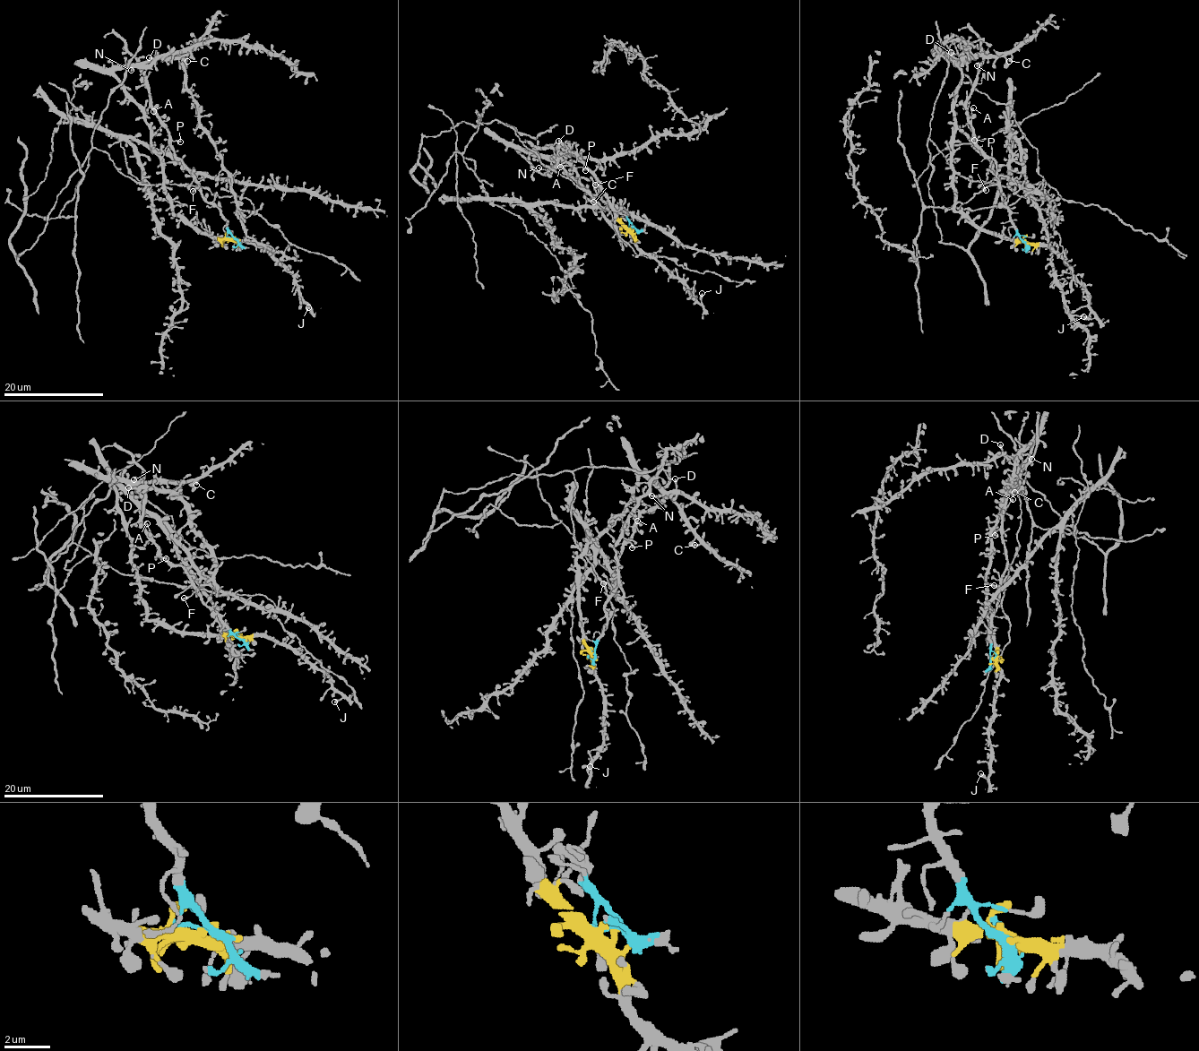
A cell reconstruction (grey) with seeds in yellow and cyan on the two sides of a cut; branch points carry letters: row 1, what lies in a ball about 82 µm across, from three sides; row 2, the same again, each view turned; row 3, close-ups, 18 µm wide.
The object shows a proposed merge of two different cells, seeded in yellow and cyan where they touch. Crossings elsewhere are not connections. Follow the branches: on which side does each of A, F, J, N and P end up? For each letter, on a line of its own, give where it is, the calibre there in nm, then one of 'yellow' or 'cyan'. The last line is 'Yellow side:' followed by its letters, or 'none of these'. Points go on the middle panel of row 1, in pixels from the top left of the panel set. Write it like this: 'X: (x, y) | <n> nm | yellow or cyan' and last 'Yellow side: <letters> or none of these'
A: (560, 167) | 320 nm | cyan
F: (595, 185) | 340 nm | cyan
J: (702, 293) | 440 nm | yellow
N: (539, 167) | 320 nm | cyan
P: (585, 170) | 240 nm | cyan
Yellow side: J

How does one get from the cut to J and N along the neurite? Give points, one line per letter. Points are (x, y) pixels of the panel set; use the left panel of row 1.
J: (231, 237), (257, 245), (269, 254), (292, 276), (297, 284), (300, 299), (307, 309), (308, 306)
N: (231, 237), (221, 212), (206, 201), (196, 177), (176, 155), (144, 74), (136, 66), (130, 71)

